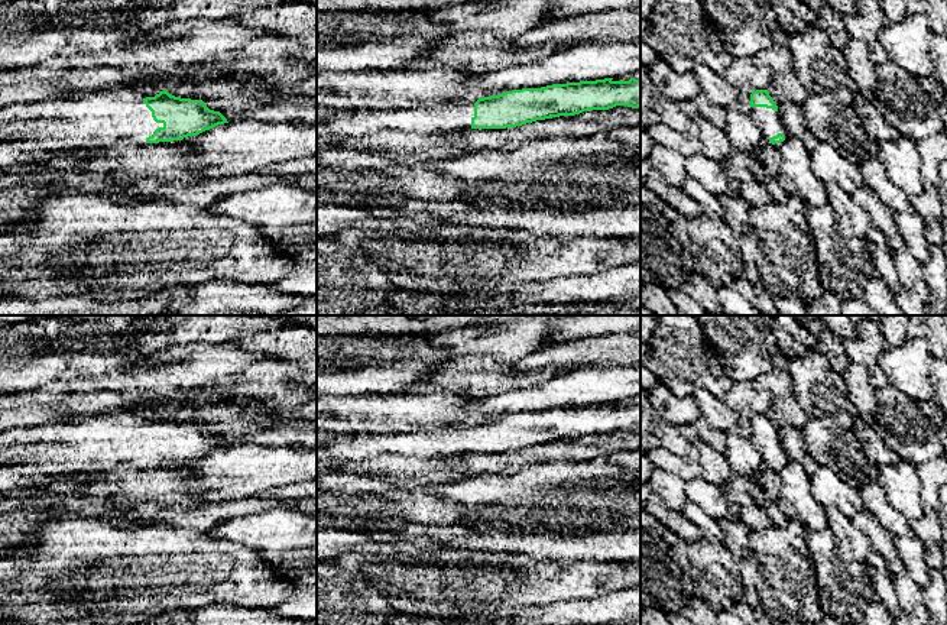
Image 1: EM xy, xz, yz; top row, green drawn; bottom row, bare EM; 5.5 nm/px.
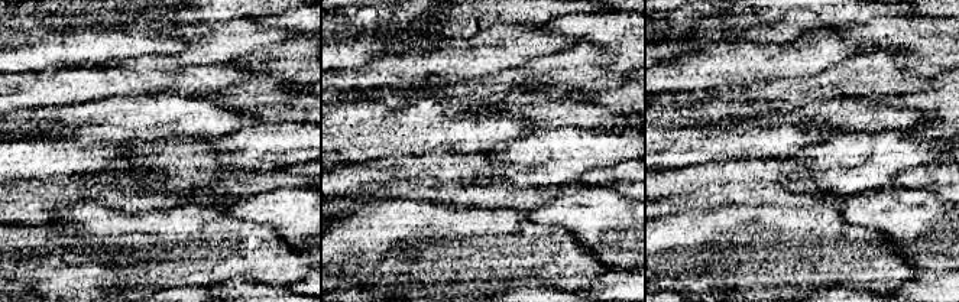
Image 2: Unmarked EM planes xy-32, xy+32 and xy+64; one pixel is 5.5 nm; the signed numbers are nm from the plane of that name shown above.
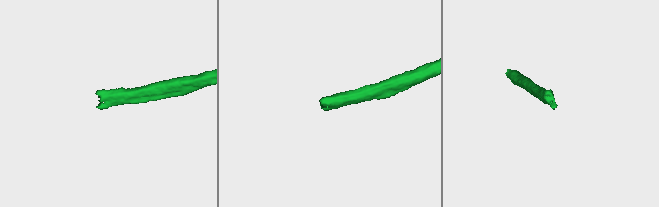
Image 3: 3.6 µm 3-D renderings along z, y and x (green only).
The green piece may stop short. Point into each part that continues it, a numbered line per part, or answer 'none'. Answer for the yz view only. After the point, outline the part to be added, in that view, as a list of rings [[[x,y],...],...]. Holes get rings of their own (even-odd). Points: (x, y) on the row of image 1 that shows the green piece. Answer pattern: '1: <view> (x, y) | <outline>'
1: yz (768, 120) | [[[752,107],[749,117],[758,126],[762,137],[766,142],[769,142],[769,139],[776,136],[778,133],[782,133],[787,140],[788,133],[778,111],[766,107]],[[785,140],[775,143],[774,146],[779,149],[785,143]]]

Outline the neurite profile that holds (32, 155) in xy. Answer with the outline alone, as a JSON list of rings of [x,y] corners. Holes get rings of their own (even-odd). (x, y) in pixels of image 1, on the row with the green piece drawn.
[[[0,142],[0,172],[13,168],[65,171],[88,162],[91,150],[48,149],[42,142]]]

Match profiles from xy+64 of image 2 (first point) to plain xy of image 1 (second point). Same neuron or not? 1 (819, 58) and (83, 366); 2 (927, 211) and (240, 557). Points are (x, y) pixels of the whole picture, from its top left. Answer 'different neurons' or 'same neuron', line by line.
1: different neurons
2: different neurons

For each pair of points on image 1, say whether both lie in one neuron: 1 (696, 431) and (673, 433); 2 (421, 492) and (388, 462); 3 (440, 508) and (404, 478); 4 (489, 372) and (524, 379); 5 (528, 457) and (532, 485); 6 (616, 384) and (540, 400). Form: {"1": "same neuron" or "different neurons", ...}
{"1": "different neurons", "2": "different neurons", "3": "different neurons", "4": "same neuron", "5": "different neurons", "6": "same neuron"}

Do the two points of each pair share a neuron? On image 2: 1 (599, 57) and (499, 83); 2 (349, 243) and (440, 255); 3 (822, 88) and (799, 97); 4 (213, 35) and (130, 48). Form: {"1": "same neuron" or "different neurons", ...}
{"1": "same neuron", "2": "same neuron", "3": "same neuron", "4": "different neurons"}

